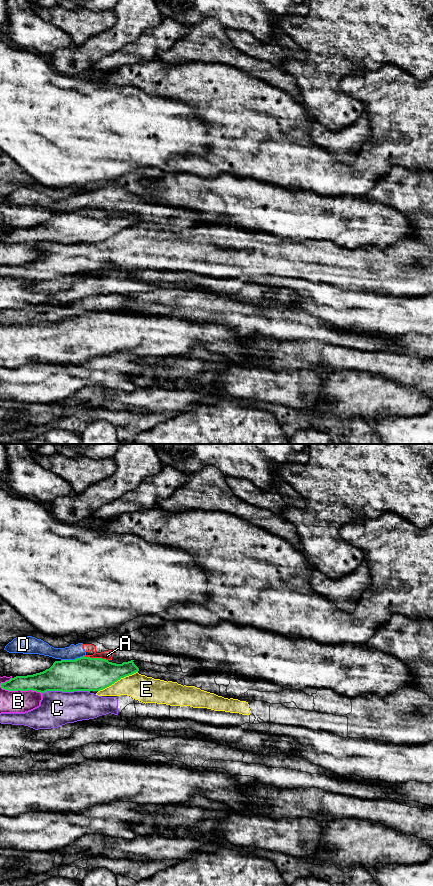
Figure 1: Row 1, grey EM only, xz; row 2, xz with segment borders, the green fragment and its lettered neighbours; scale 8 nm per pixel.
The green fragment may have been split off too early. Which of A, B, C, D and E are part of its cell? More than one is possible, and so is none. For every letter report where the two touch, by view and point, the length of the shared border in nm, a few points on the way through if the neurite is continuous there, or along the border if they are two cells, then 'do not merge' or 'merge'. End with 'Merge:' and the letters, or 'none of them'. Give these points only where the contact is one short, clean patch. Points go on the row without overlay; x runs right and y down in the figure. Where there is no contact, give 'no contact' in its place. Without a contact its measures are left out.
A: xz (96, 210) | 190 nm | do not merge
B: xz (21, 242) | 340 nm | do not merge
C: xz (65, 243) | 380 nm | do not merge
D: xz (72, 212) | 200 nm | do not merge
E: xz (117, 232) | 360 nm | do not merge
Merge: none of them

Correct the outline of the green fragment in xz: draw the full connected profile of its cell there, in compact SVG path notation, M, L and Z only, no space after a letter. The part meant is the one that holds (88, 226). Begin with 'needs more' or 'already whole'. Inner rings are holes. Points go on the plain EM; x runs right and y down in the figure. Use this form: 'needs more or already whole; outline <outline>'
already whole; outline M80 209L55 213L43 224L16 228L0 239L8 243L100 243L139 223L134 212L116 216L102 210Z

